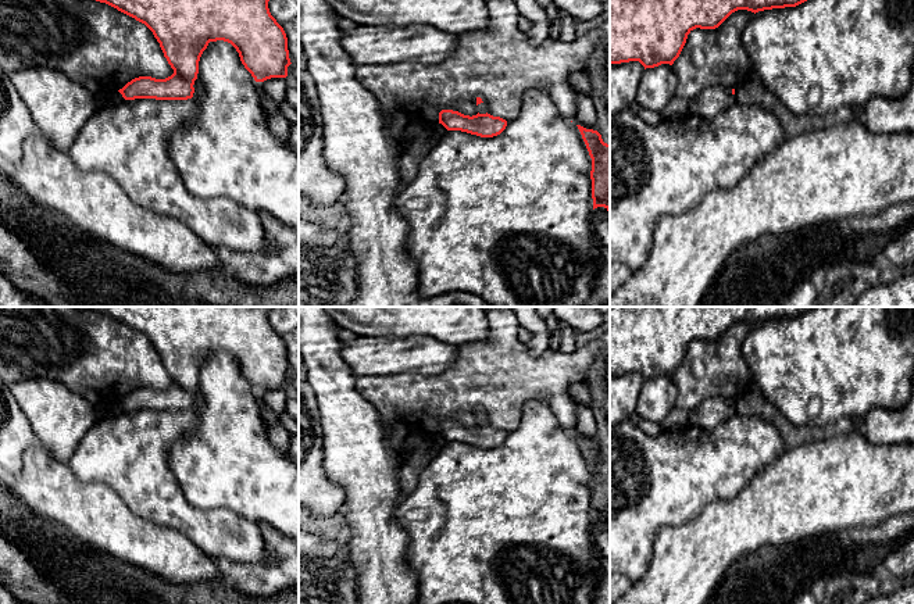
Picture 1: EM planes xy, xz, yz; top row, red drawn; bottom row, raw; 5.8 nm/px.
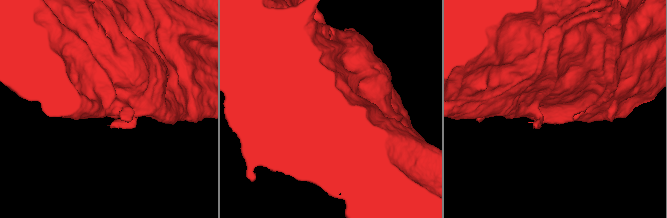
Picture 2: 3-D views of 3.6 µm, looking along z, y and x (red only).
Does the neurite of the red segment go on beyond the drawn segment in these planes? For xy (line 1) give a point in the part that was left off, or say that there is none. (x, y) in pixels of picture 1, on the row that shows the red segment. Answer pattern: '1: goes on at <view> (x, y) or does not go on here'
1: goes on at xy (118, 97)

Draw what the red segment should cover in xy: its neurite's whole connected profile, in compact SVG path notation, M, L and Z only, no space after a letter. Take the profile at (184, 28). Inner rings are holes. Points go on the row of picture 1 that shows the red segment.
M96 0L144 24L154 35L174 74L165 79L139 76L121 87L114 103L135 99L188 100L193 97L199 61L210 42L224 40L239 53L256 82L286 78L292 64L283 28L271 15L269 0Z

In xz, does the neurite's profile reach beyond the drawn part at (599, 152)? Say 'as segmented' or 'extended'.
as segmented

